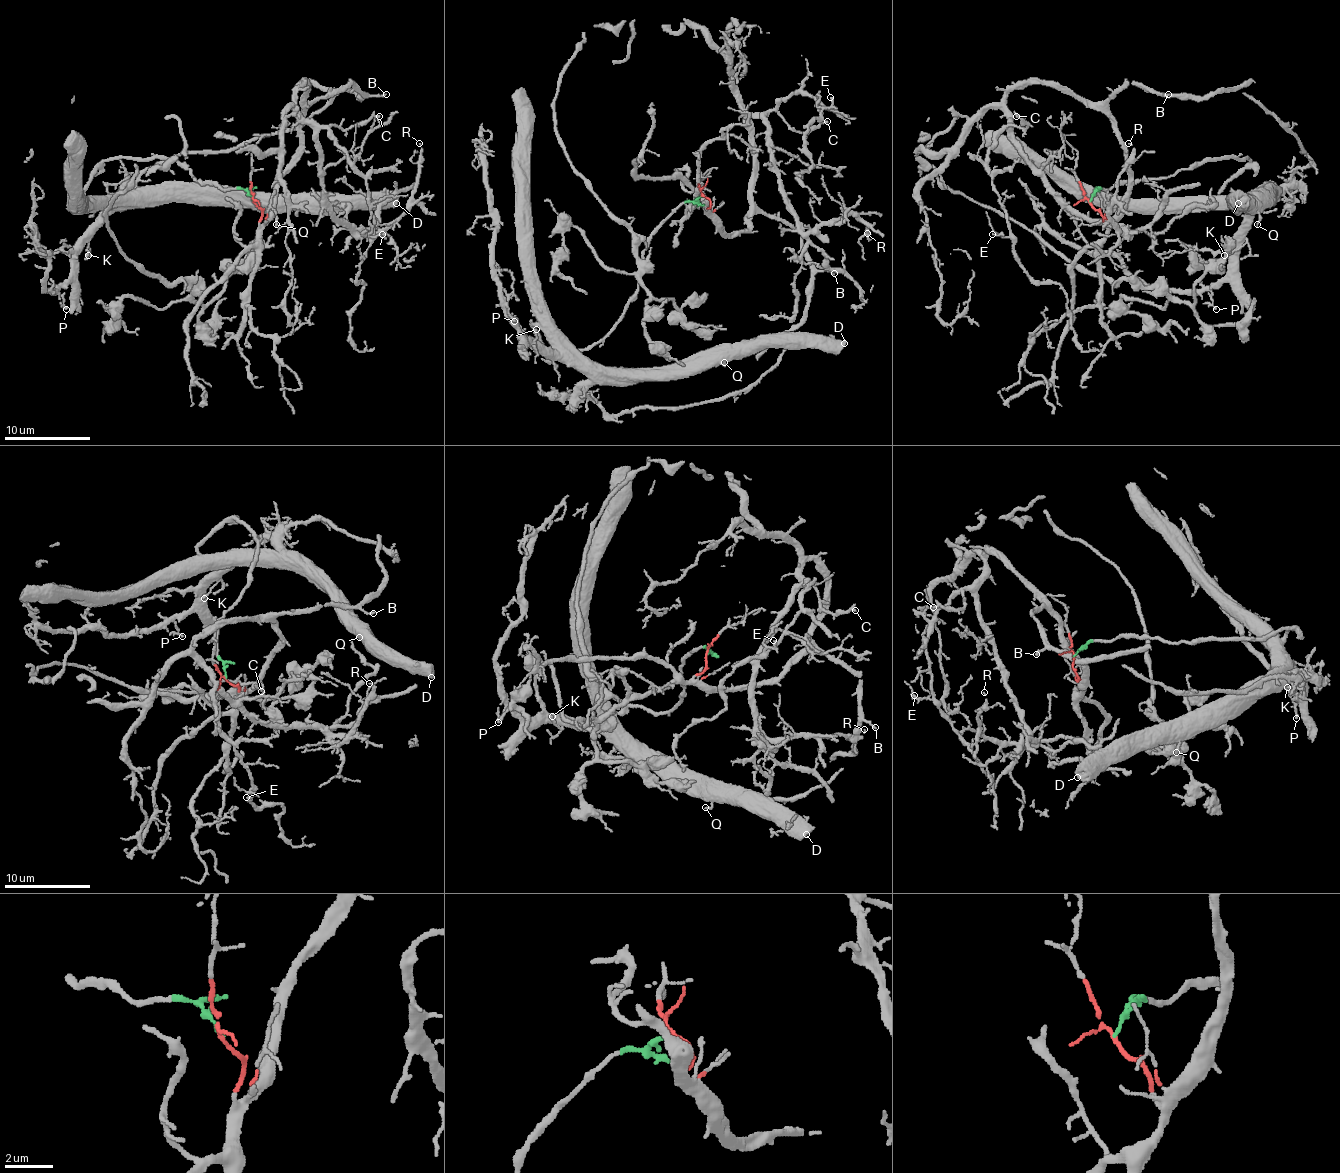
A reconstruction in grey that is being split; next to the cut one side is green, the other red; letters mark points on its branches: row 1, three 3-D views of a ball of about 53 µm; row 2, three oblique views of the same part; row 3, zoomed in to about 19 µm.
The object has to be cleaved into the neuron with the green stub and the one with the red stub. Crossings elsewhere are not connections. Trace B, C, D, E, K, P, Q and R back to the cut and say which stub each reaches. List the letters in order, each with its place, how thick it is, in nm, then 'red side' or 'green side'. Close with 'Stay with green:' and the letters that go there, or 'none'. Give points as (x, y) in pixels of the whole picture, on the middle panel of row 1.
B: at (834, 273); 150 nm thick; red side
C: at (827, 121); 150 nm thick; red side
D: at (844, 343); 600 nm thick; green side
E: at (830, 97); 110 nm thick; red side
K: at (536, 329); 160 nm thick; green side
P: at (514, 321); 90 nm thick; green side
Q: at (724, 362); 140 nm thick; green side
R: at (867, 233); 70 nm thick; red side
Stay with green: D, K, P, Q

